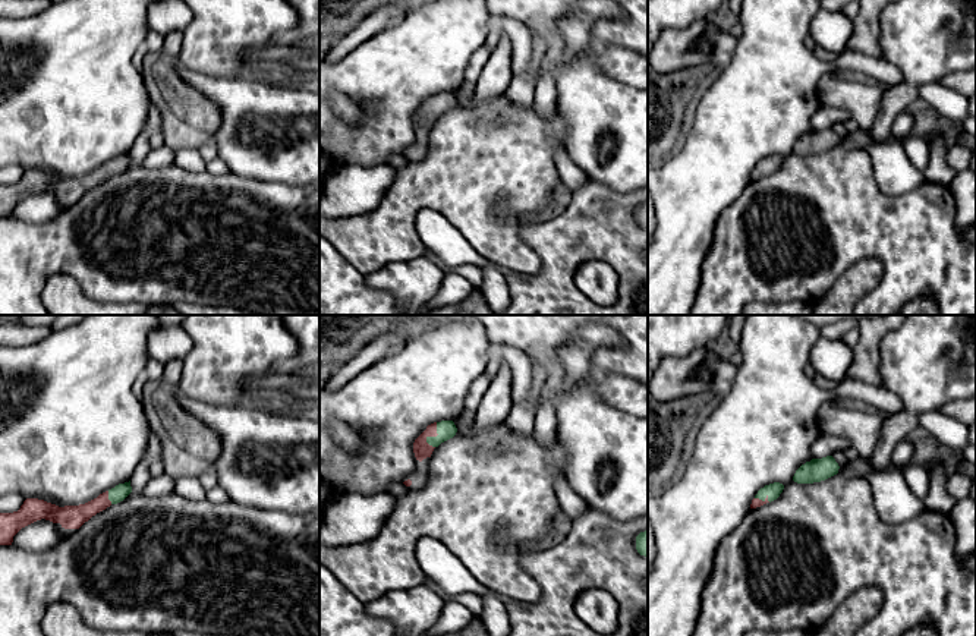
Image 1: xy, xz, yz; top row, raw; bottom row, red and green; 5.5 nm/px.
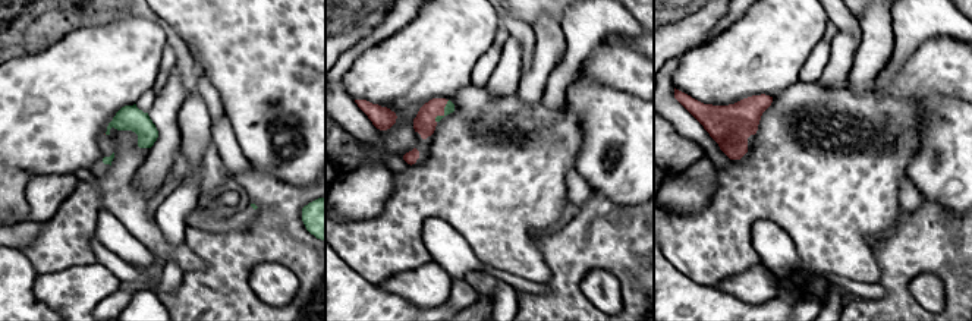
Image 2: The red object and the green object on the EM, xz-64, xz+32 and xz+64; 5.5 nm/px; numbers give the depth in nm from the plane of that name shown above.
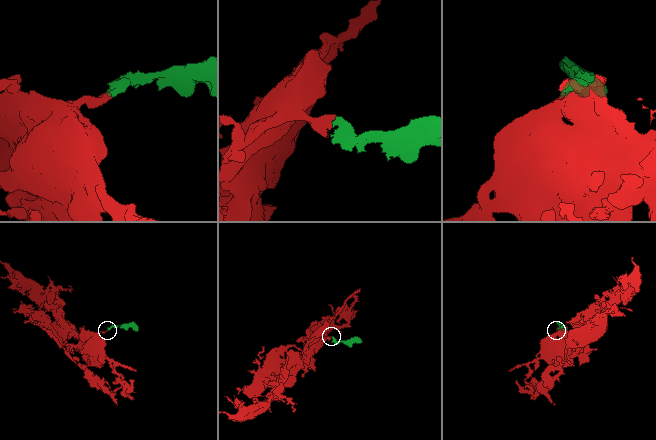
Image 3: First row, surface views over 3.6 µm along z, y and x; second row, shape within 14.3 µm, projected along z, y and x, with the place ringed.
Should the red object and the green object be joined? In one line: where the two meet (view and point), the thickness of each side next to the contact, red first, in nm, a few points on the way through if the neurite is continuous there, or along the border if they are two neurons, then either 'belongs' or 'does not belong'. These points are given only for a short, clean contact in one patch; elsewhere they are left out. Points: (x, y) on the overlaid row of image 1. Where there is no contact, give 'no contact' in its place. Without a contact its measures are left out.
xz (433, 435) | 90/110 nm | across xz (421, 449), (433, 435), (446, 430) | belongs

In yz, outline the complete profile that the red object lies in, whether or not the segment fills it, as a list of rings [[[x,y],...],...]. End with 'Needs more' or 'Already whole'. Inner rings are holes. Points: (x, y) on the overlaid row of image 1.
[[[780,482],[765,485],[764,488],[758,491],[755,498],[752,500],[750,509],[756,509],[777,500],[780,494],[783,492],[783,489],[784,489],[784,485]]]. Needs more

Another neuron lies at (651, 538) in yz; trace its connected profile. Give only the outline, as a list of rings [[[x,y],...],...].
[[[648,520],[648,573],[652,570],[657,557],[655,535]]]

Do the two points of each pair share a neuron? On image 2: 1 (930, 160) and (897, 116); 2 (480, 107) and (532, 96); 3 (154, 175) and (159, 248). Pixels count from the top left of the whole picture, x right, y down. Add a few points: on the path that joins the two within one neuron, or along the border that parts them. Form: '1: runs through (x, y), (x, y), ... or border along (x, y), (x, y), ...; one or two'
1: border along (918, 109), (919, 145), (905, 175); two
2: border along (515, 93), (527, 103), (538, 103), (541, 100); two
3: border along (173, 160), (157, 188), (142, 191), (135, 183); two

